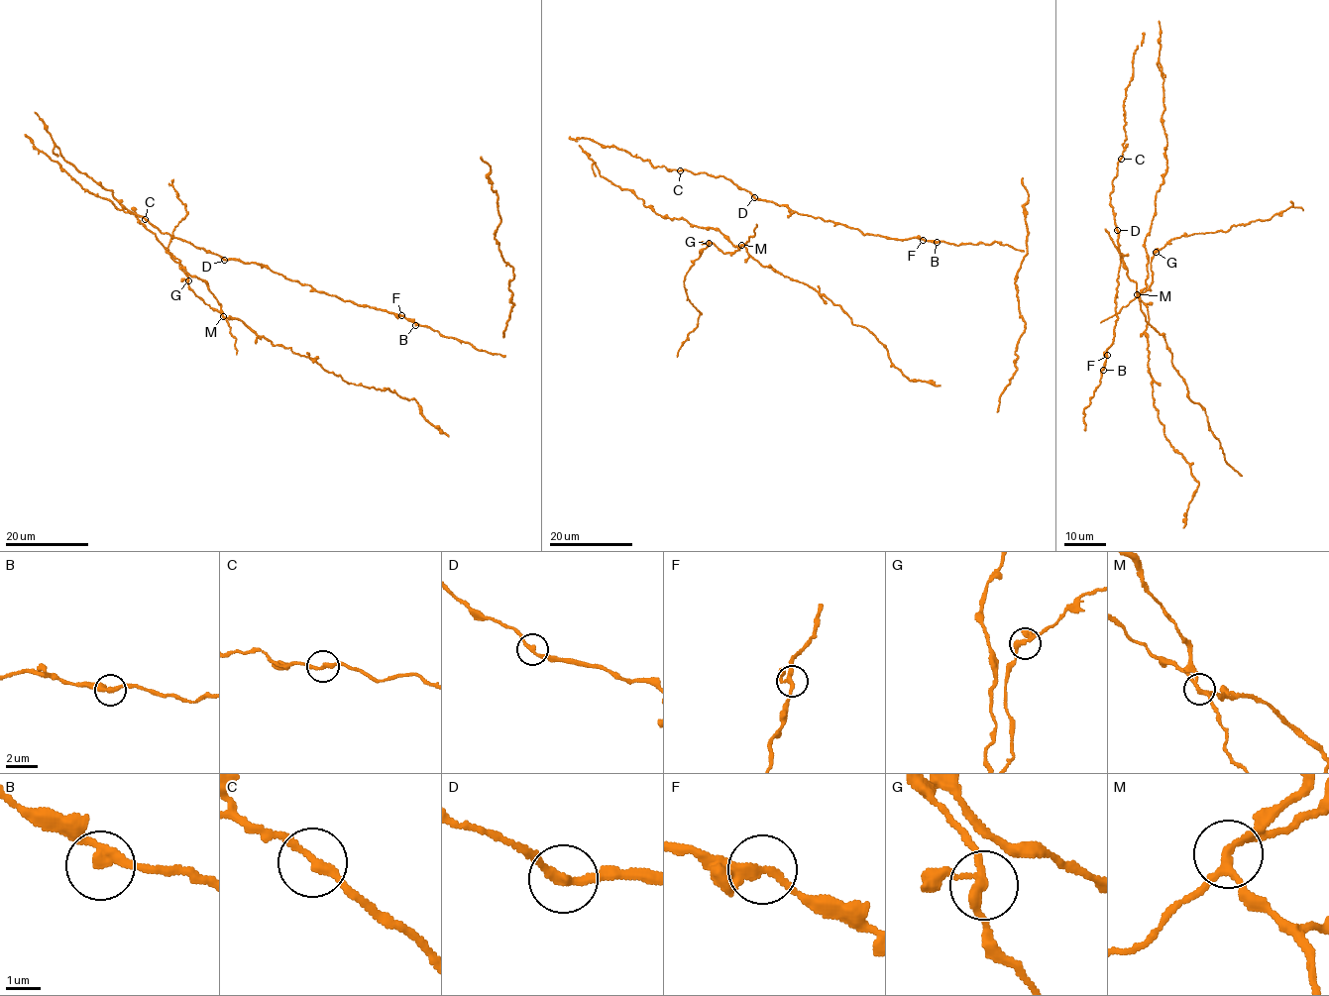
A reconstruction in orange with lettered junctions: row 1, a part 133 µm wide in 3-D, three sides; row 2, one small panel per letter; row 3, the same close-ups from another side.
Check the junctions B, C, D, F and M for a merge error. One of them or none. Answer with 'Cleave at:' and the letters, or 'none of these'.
Cleave at: M

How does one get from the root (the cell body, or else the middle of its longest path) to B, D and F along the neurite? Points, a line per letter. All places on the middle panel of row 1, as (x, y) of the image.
B: (635, 156), (654, 166), (722, 176), (755, 198), (844, 224), (864, 234), (937, 242)
D: (635, 156), (648, 161), (654, 166), (722, 176), (754, 197)
F: (635, 156), (654, 166), (722, 176), (755, 198), (844, 224), (864, 234), (923, 240)

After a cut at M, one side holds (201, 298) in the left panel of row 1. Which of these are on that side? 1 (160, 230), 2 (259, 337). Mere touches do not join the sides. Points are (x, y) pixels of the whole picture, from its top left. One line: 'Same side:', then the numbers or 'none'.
Same side: none

